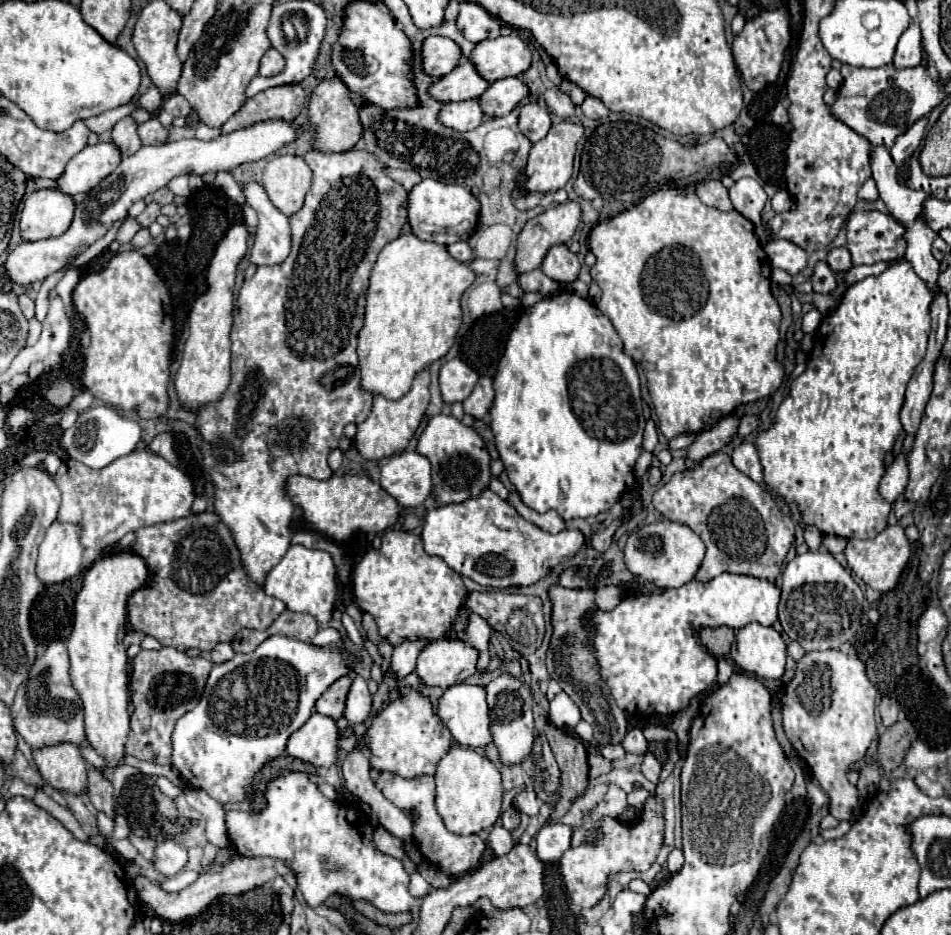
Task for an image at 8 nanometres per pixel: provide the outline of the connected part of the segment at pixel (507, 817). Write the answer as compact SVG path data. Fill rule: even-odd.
M507 808L507 810L501 814L501 820L503 820L503 826L505 826L509 832L515 830L515 828L519 826L519 822L521 822L519 812L517 812L515 808Z

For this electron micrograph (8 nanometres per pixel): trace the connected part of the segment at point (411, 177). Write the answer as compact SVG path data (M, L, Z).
M385 168L385 174L393 180L397 180L405 190L411 190L417 182L421 182L421 176L415 170L399 170L399 168Z

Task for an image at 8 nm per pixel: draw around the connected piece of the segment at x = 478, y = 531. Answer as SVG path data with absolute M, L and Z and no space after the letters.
M489 488L477 498L427 512L421 538L427 554L441 556L457 574L497 590L539 582L551 568L571 560L585 544L583 532L575 528L567 528L559 534L539 530Z

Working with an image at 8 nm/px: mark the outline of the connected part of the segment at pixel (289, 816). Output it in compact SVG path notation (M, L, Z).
M283 772L267 782L265 790L267 806L261 812L243 812L243 810L225 810L227 834L241 856L251 858L279 858L285 860L297 874L297 884L305 896L305 902L315 908L321 906L331 894L345 894L351 900L369 900L383 912L405 912L413 906L413 896L409 894L409 874L403 870L403 864L397 858L381 854L375 850L371 834L373 826L365 816L359 820L359 812L353 808L343 808L341 804L325 798L317 784L309 780L305 772Z

